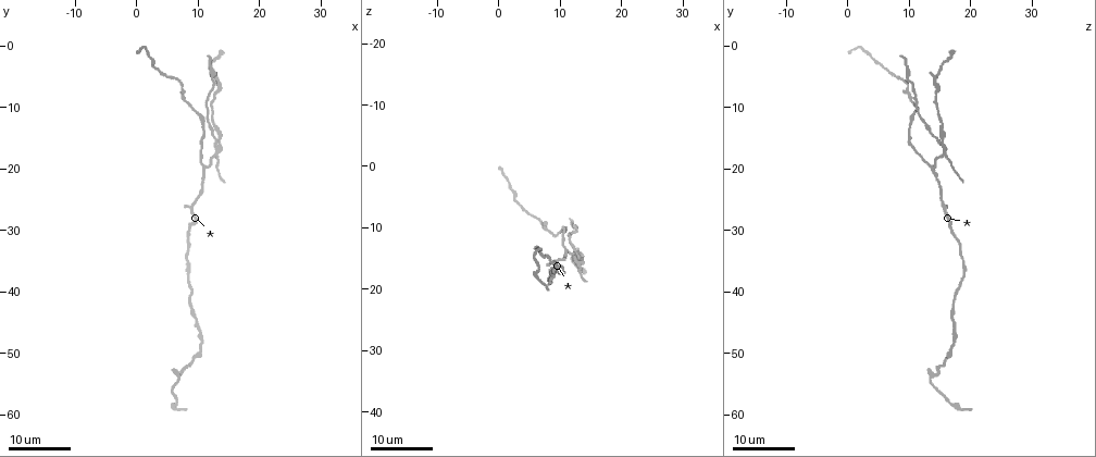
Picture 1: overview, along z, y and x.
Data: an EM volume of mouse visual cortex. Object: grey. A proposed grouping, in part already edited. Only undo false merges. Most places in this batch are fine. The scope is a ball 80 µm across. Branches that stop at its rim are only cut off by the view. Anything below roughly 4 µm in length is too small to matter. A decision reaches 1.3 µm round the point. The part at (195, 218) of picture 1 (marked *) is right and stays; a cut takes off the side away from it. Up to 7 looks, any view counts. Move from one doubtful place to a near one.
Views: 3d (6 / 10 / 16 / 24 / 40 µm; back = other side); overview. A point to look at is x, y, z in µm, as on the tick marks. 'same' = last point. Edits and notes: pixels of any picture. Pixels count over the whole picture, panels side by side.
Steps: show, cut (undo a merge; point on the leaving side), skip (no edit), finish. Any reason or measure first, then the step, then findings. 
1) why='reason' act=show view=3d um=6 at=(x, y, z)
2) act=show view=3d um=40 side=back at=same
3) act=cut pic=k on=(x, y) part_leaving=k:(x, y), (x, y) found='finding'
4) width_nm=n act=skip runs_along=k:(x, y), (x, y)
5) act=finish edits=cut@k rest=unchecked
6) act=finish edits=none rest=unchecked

why='arms run side by side' act=show view=3d um=16 at=(9.5, 51.0, 16.5)

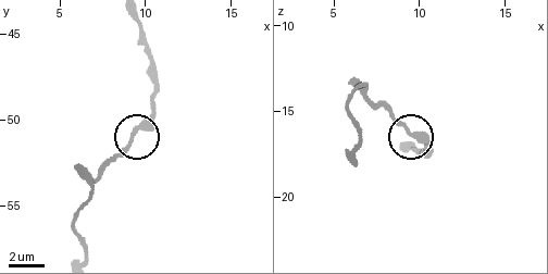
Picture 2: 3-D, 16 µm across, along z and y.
act=show view=3d um=10 at=(9.6, 50.8, 16.4)

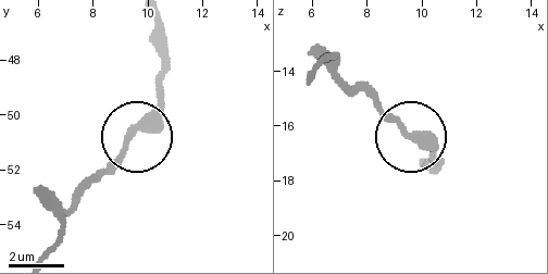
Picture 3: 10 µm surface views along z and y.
act=skip found='one cell here'

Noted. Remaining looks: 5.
why='sudden change in width' act=show view=3d um=16 at=(6.5, 53.5, 13.5)

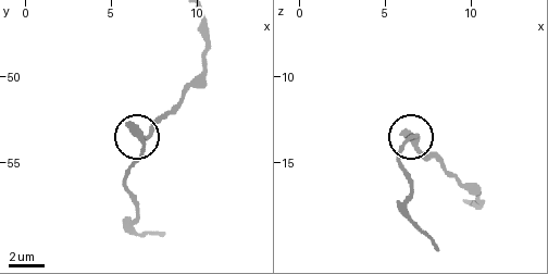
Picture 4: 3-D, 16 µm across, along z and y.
why='zoom in' act=show view=3d um=10 at=(6.7, 53.6, 13.9)

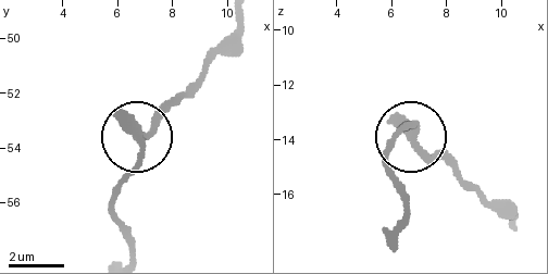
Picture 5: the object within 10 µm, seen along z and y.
width_nm=270 act=skip runs_along=5:(237, 19), (229, 46), (141, 137), (136, 165), (117, 191) found='all the same cell'

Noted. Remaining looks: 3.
why='three-way junction' act=show view=3d um=16 at=(11.0, 19.5, 13.5)

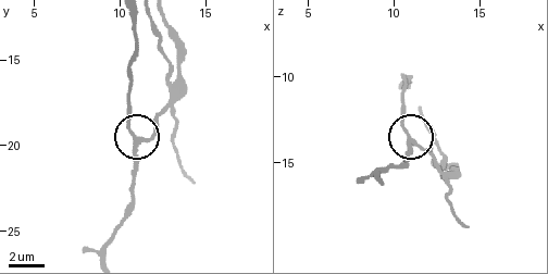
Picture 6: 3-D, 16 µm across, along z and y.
act=show view=3d um=10 at=(11.0, 19.8, 13.7)

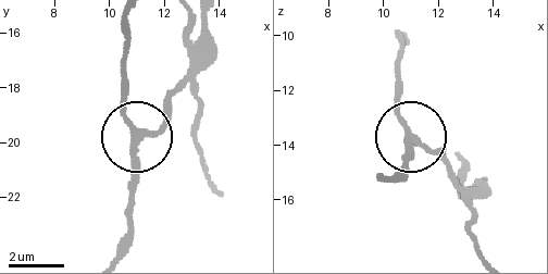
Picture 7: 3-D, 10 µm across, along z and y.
width_nm=200 act=skip runs_along=7:(116, 250), (133, 194), (133, 145), (159, 124), (179, 91) found='one cell here'

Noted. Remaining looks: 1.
act=finish edits=none rest=unchecked

